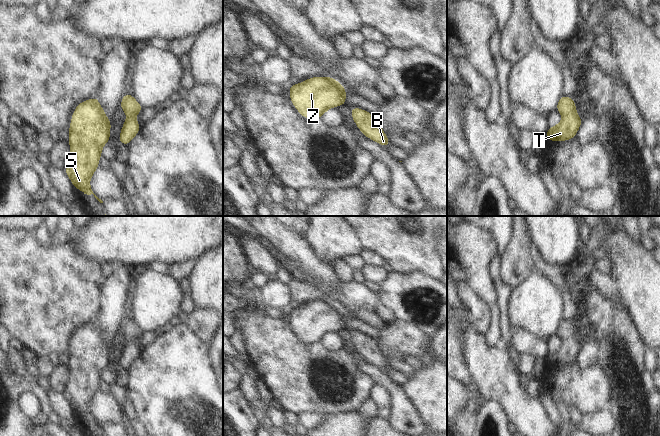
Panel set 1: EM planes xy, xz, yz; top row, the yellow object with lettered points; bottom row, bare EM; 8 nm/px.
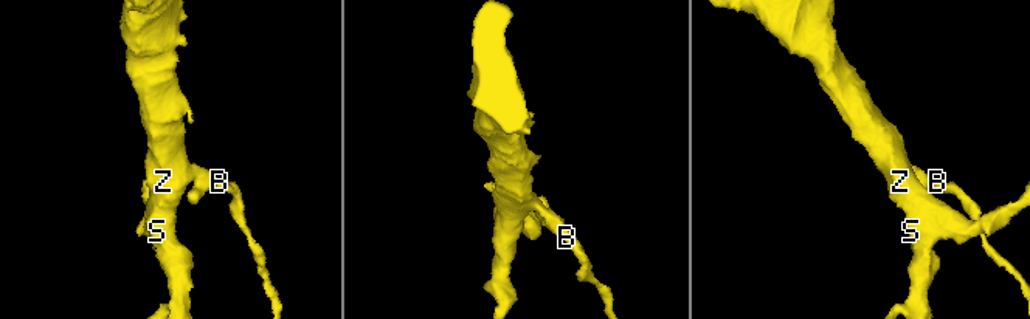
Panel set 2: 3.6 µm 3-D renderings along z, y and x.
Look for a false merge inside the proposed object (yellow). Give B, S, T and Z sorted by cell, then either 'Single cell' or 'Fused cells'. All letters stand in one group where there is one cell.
Groups: B S T Z. Single cell.

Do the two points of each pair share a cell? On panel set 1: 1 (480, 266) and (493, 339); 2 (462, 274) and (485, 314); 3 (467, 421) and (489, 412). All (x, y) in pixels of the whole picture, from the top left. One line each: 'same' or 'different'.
1: same
2: different
3: different

